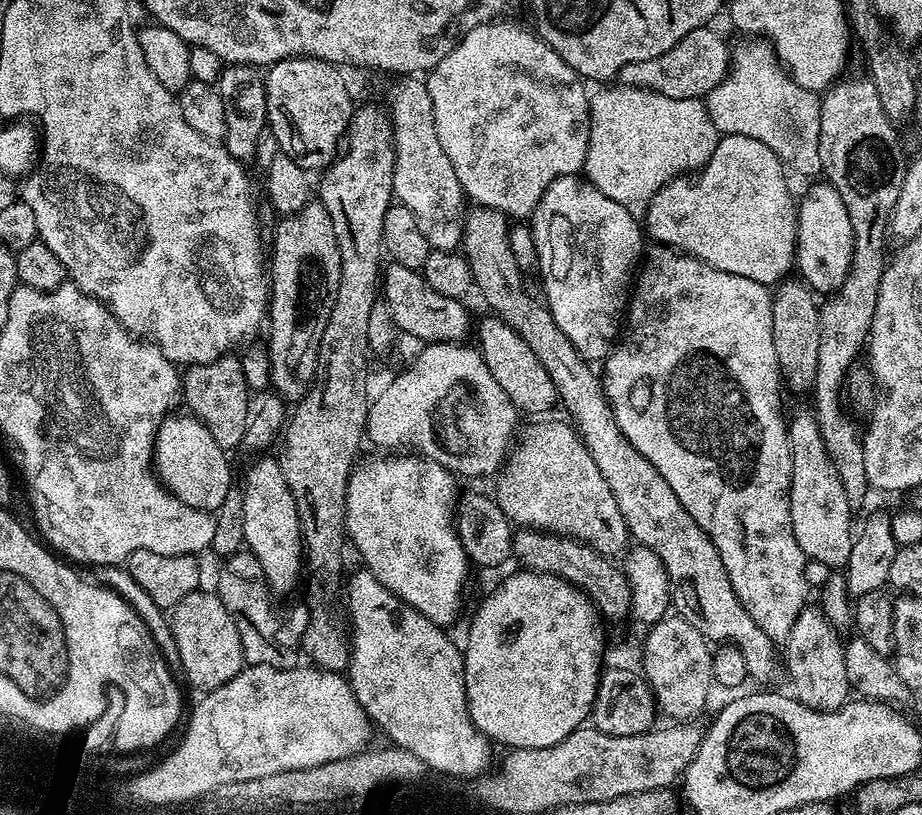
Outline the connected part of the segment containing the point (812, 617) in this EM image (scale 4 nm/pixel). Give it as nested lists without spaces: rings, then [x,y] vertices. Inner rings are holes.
[[[806,606],[798,614],[788,639],[782,644],[782,664],[786,669],[786,680],[788,676],[792,683],[791,695],[819,712],[838,710],[850,699],[844,644],[840,636],[838,629],[826,618],[823,608]]]

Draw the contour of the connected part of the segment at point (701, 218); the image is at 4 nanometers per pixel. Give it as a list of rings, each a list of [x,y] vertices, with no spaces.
[[[742,134],[721,135],[714,154],[704,163],[703,168],[695,174],[676,176],[669,184],[662,186],[658,190],[658,194],[654,194],[654,198],[648,203],[648,209],[644,211],[642,217],[643,227],[655,243],[668,244],[679,252],[687,252],[689,256],[694,256],[718,270],[726,270],[726,274],[742,274],[742,278],[754,278],[754,282],[759,284],[776,286],[791,273],[788,271],[793,271],[796,258],[796,210],[798,204],[794,196],[792,200],[792,192],[788,189],[788,180],[784,177],[784,172],[786,173],[786,165],[780,161],[778,154],[774,154],[774,150],[770,150],[770,146],[766,146],[766,142],[758,142],[758,138],[750,138]]]

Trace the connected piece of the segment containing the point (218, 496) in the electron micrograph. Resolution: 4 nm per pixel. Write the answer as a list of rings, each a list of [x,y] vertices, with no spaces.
[[[186,412],[171,413],[161,422],[156,431],[156,442],[154,445],[154,471],[160,477],[160,483],[175,494],[179,500],[186,502],[186,506],[194,506],[203,512],[215,513],[218,506],[222,506],[222,498],[234,487],[232,480],[232,468],[228,465],[229,453],[214,442],[214,434],[206,430],[206,426],[196,416]]]

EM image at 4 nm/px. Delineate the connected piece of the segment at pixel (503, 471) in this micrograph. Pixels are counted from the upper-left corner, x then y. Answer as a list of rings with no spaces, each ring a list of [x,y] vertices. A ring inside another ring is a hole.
[[[548,420],[545,424],[532,424],[524,433],[519,433],[518,439],[511,445],[510,451],[499,469],[496,480],[494,499],[511,520],[513,525],[526,528],[538,528],[542,532],[557,532],[560,536],[573,536],[597,548],[604,556],[619,557],[619,552],[630,544],[626,518],[618,508],[614,498],[614,490],[602,478],[602,470],[594,466],[594,458],[571,423],[563,424],[560,420]]]

